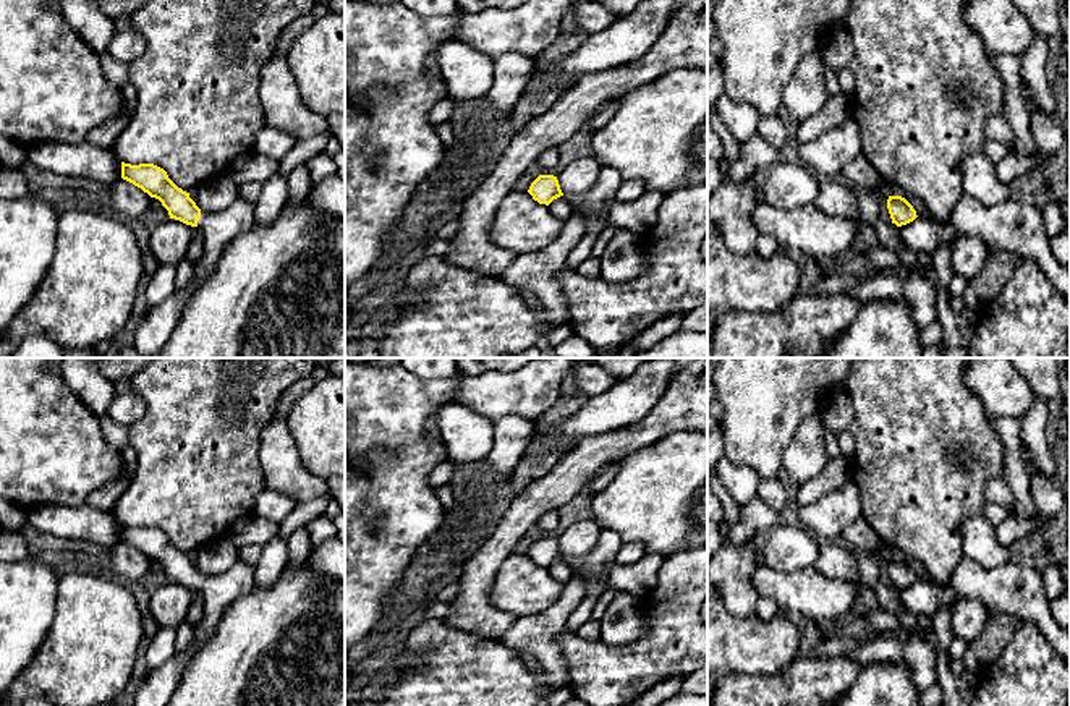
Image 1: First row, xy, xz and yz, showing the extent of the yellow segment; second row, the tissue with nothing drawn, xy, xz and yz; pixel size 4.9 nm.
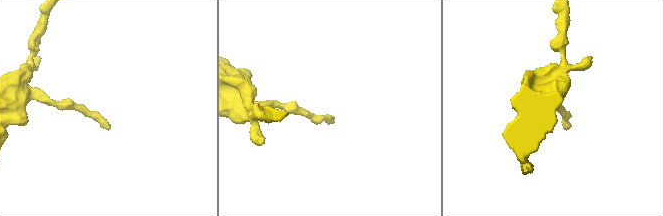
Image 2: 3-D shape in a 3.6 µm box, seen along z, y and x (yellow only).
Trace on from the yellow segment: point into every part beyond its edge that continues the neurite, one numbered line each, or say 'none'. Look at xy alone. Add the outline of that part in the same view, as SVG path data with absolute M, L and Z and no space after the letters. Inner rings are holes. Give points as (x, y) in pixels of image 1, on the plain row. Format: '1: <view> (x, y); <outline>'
1: xy (217, 591); M238 560L230 570L222 575L202 575L197 591L202 594L204 615L202 628L194 632L191 641L196 653L215 632L225 607L236 598L248 594L256 588L254 567Z

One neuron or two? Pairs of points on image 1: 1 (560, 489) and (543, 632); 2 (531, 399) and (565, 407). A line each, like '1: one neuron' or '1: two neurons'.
1: two neurons
2: two neurons

